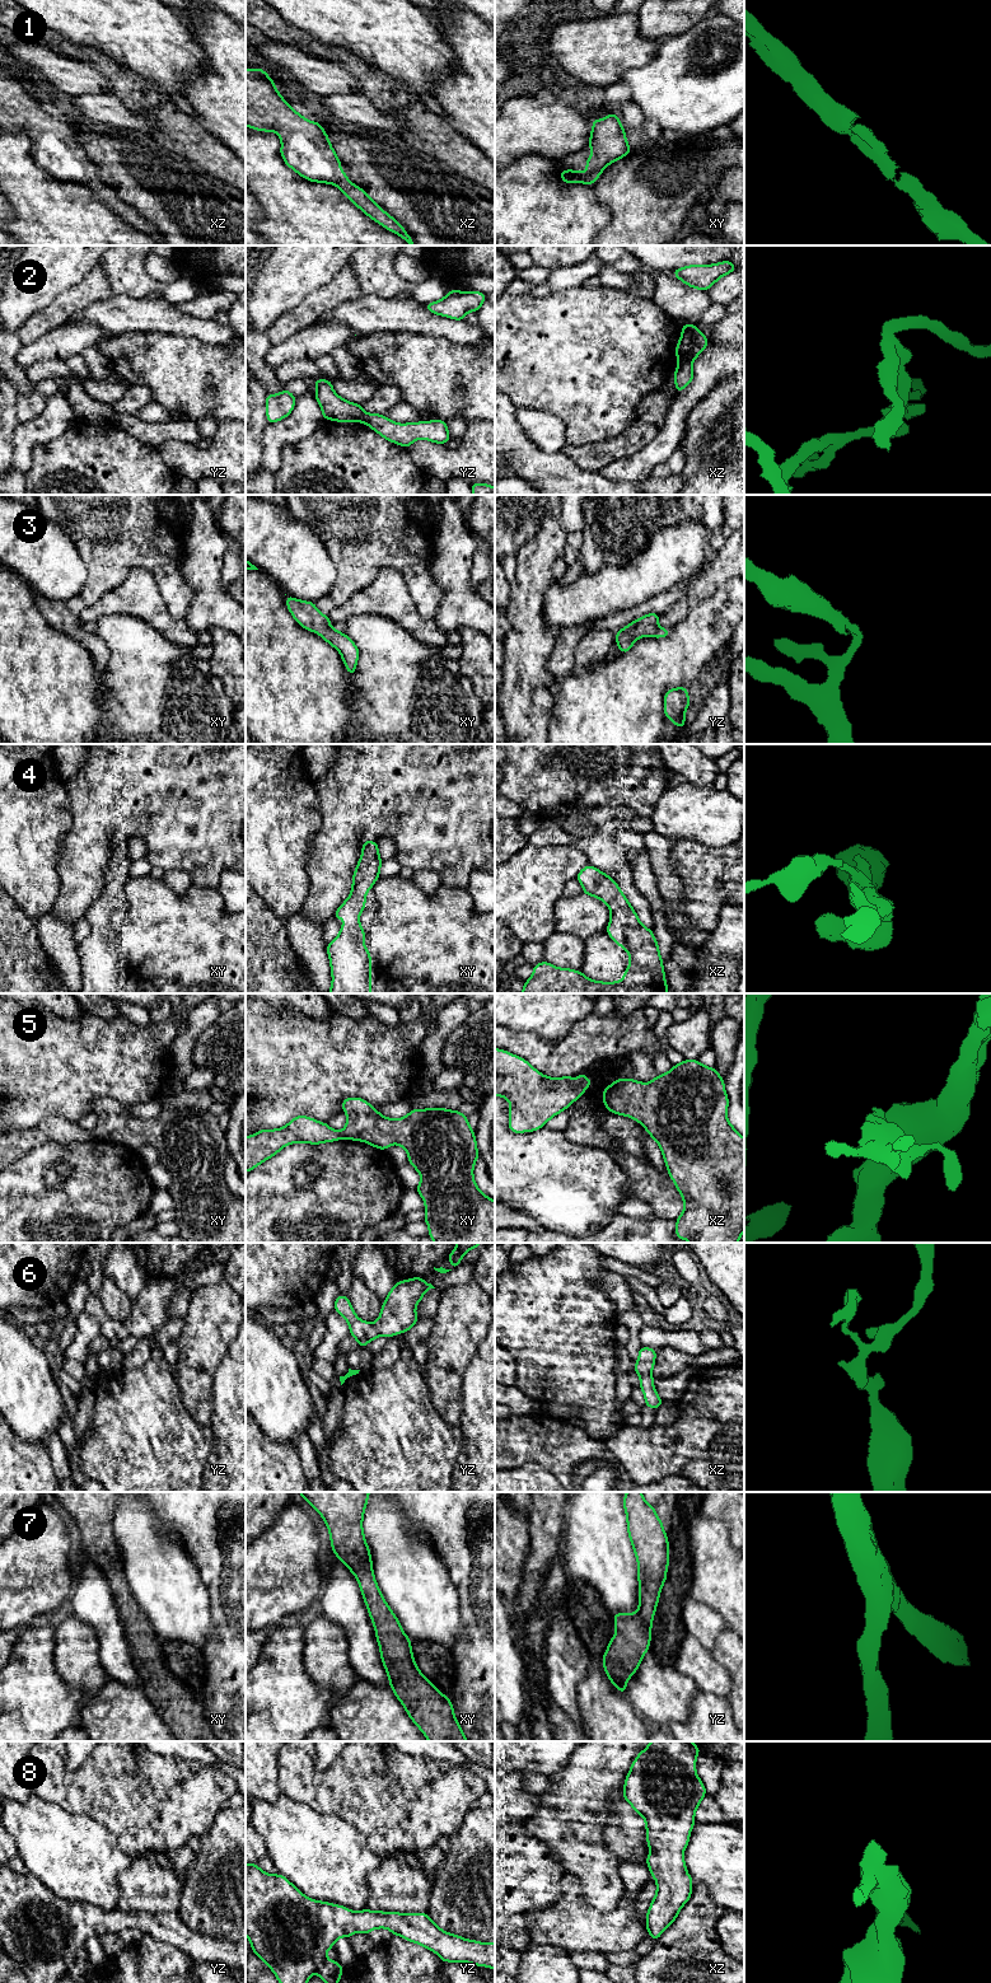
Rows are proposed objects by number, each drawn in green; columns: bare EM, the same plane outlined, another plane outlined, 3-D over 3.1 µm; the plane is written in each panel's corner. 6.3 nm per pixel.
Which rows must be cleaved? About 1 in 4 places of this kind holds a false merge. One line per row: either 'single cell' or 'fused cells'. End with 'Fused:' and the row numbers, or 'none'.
1: single cell
2: fused cells
3: single cell
4: single cell
5: single cell
6: single cell
7: single cell
8: single cell
Fused: 2

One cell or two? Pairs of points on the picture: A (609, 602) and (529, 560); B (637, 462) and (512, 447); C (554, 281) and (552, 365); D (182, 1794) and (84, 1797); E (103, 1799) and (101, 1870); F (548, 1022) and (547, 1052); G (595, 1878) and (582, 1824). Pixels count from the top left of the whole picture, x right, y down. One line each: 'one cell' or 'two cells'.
A: two cells
B: two cells
C: two cells
D: one cell
E: two cells
F: two cells
G: one cell

